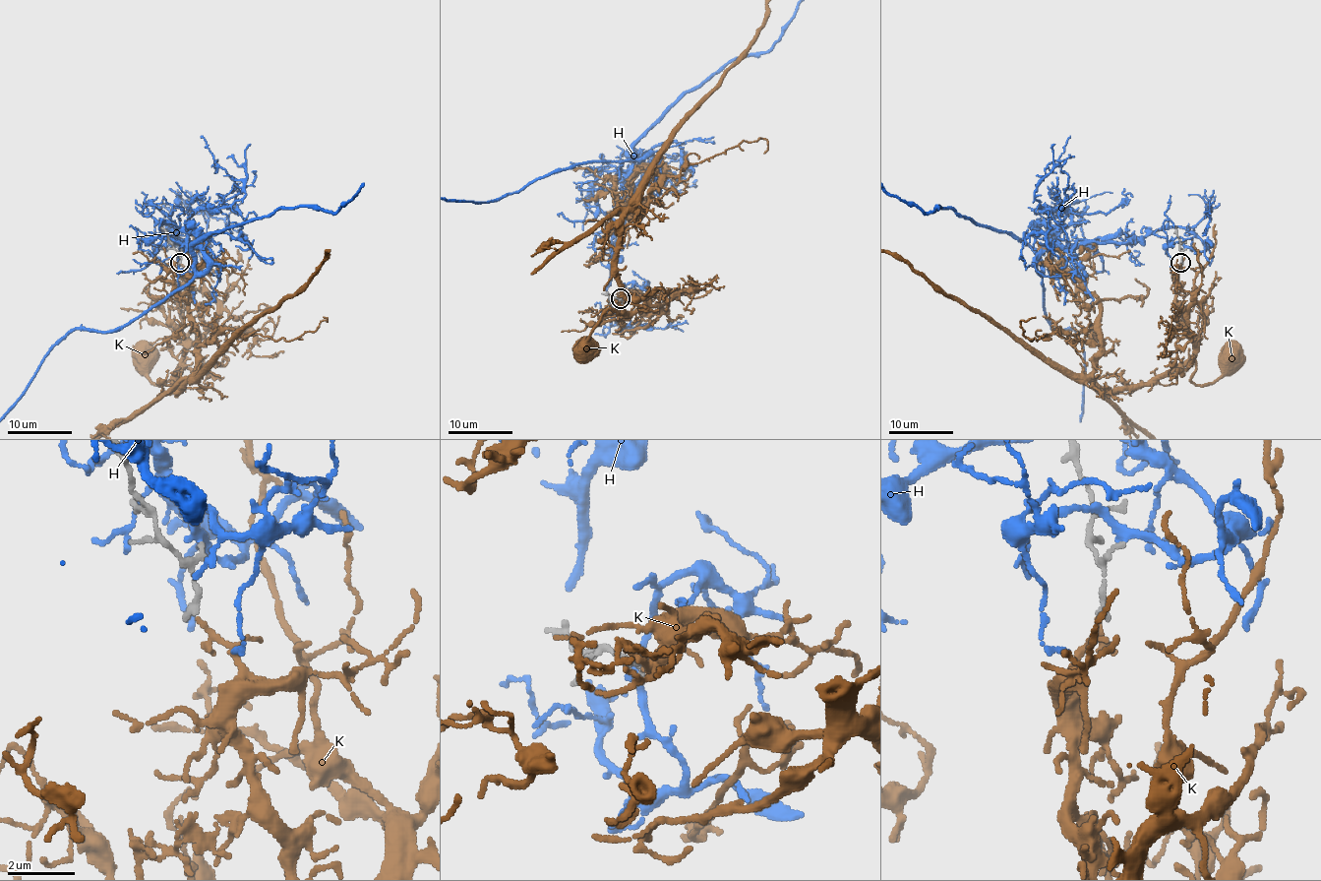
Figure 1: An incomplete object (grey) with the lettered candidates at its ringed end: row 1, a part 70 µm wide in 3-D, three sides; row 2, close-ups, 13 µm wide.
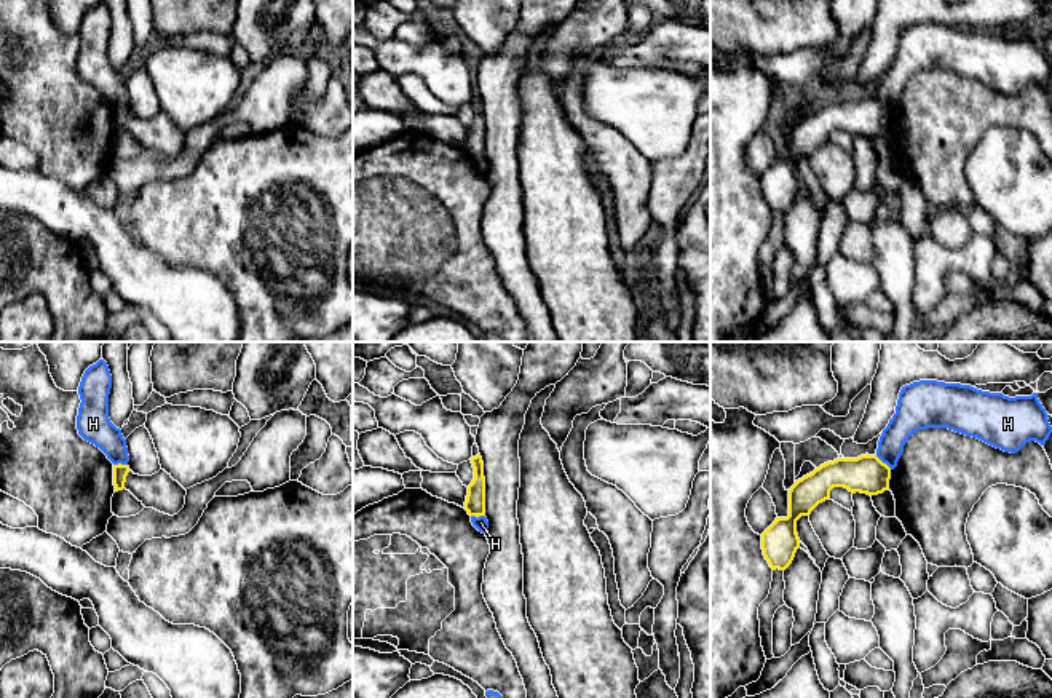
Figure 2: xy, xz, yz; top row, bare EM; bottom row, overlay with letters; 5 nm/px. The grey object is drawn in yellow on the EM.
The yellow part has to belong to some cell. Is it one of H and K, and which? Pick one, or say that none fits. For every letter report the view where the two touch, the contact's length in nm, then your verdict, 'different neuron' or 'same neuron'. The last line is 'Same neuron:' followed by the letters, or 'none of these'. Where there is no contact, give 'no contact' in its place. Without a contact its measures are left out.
H: yz | 110 nm | different neuron
K: no contact | same neuron
Same neuron: K

